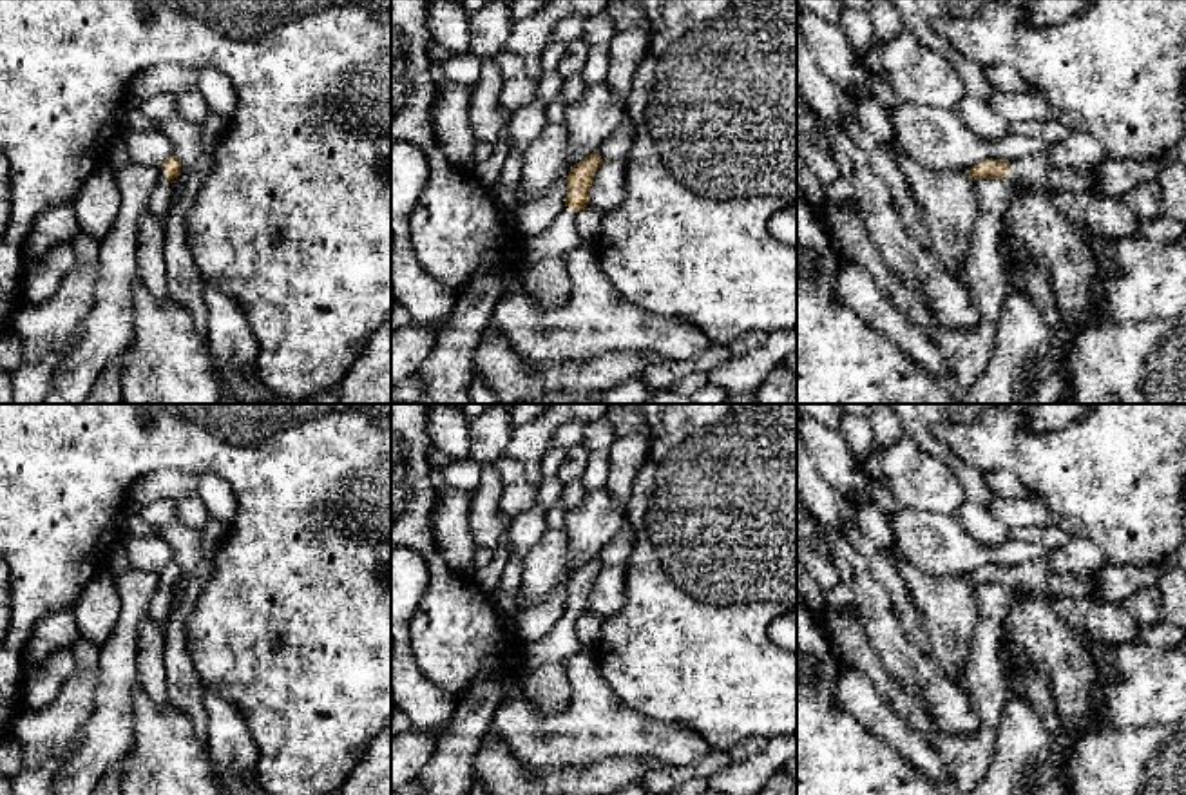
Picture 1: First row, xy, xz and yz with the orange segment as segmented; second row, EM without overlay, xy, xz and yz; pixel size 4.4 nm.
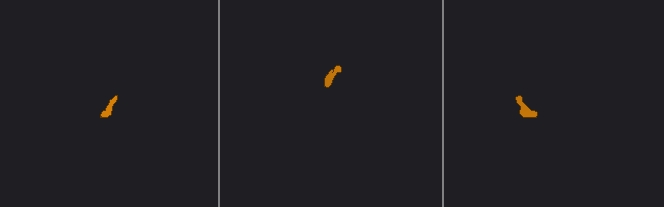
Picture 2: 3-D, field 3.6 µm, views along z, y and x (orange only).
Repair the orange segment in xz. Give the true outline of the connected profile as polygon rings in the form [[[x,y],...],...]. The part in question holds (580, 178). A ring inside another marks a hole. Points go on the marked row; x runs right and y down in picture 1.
[[[596,150],[570,168],[565,179],[567,197],[561,214],[540,235],[523,237],[520,244],[516,263],[521,270],[547,257],[565,255],[581,243],[576,232],[576,216],[588,205],[588,192],[601,165],[603,159]]]

